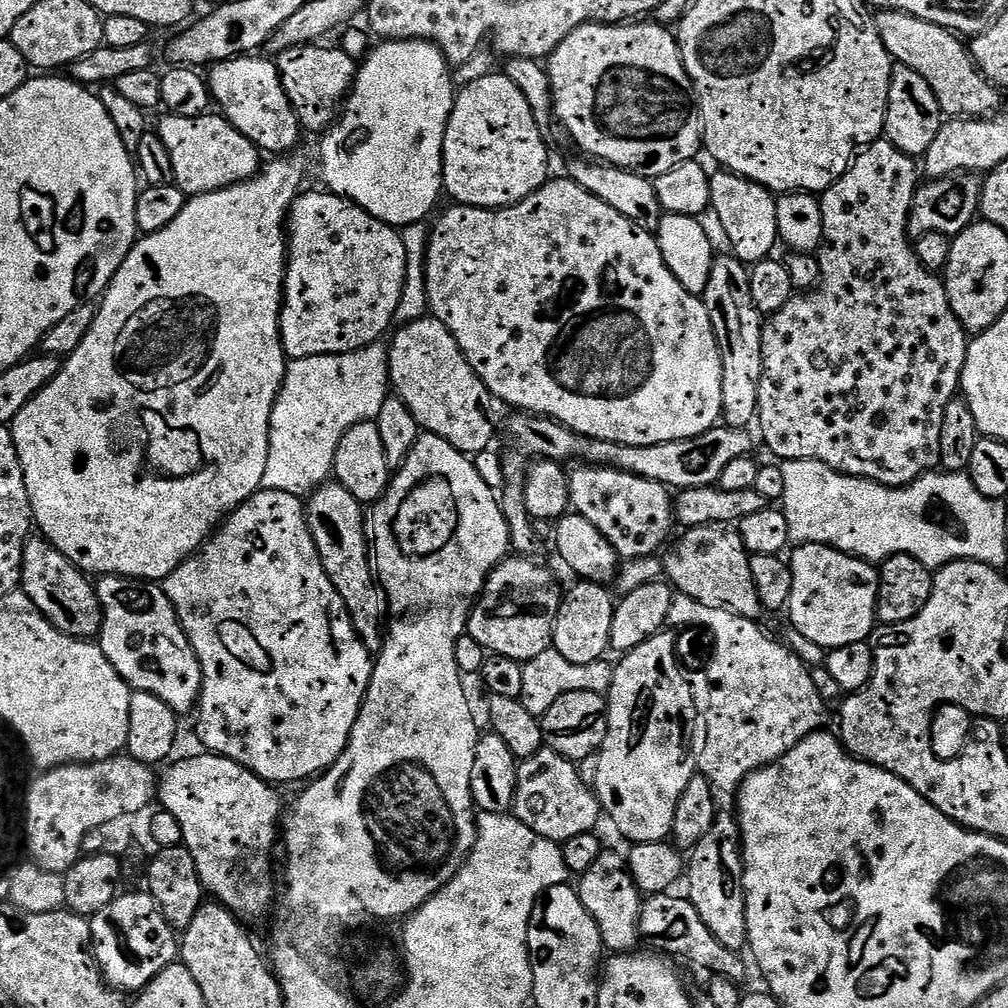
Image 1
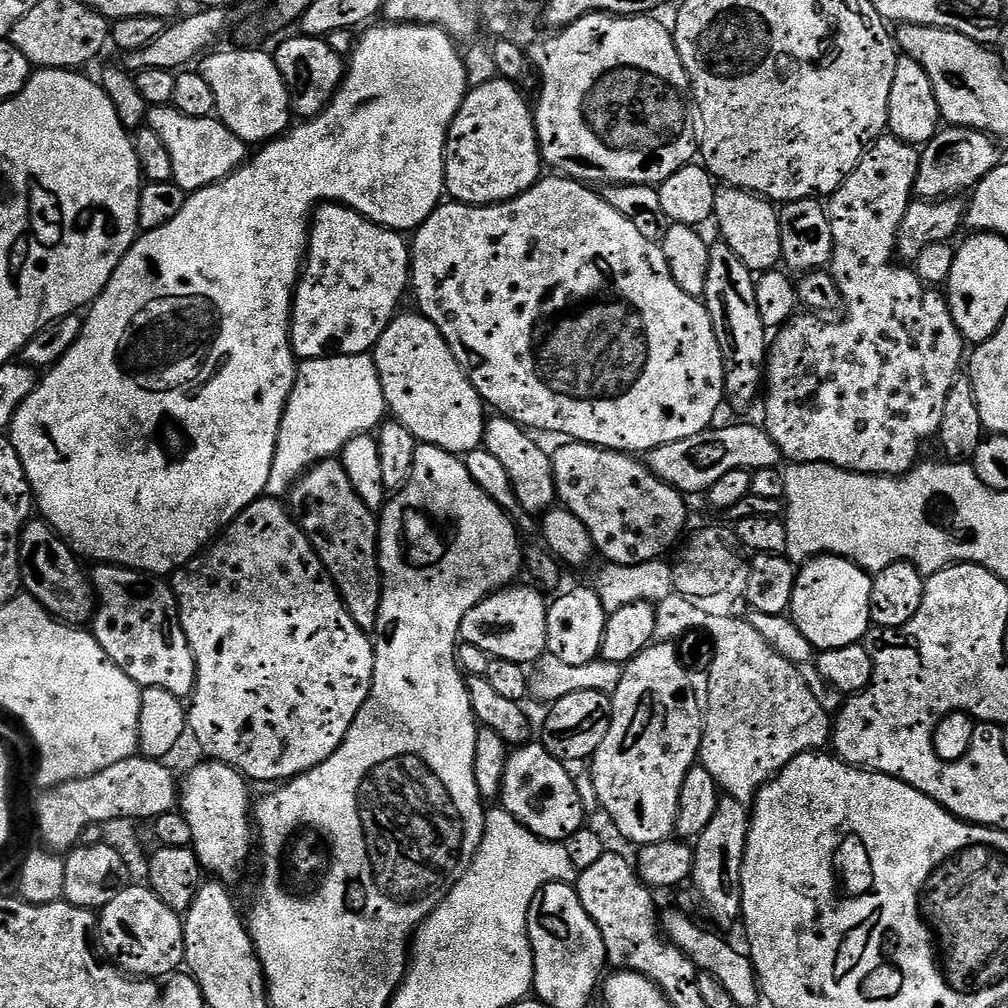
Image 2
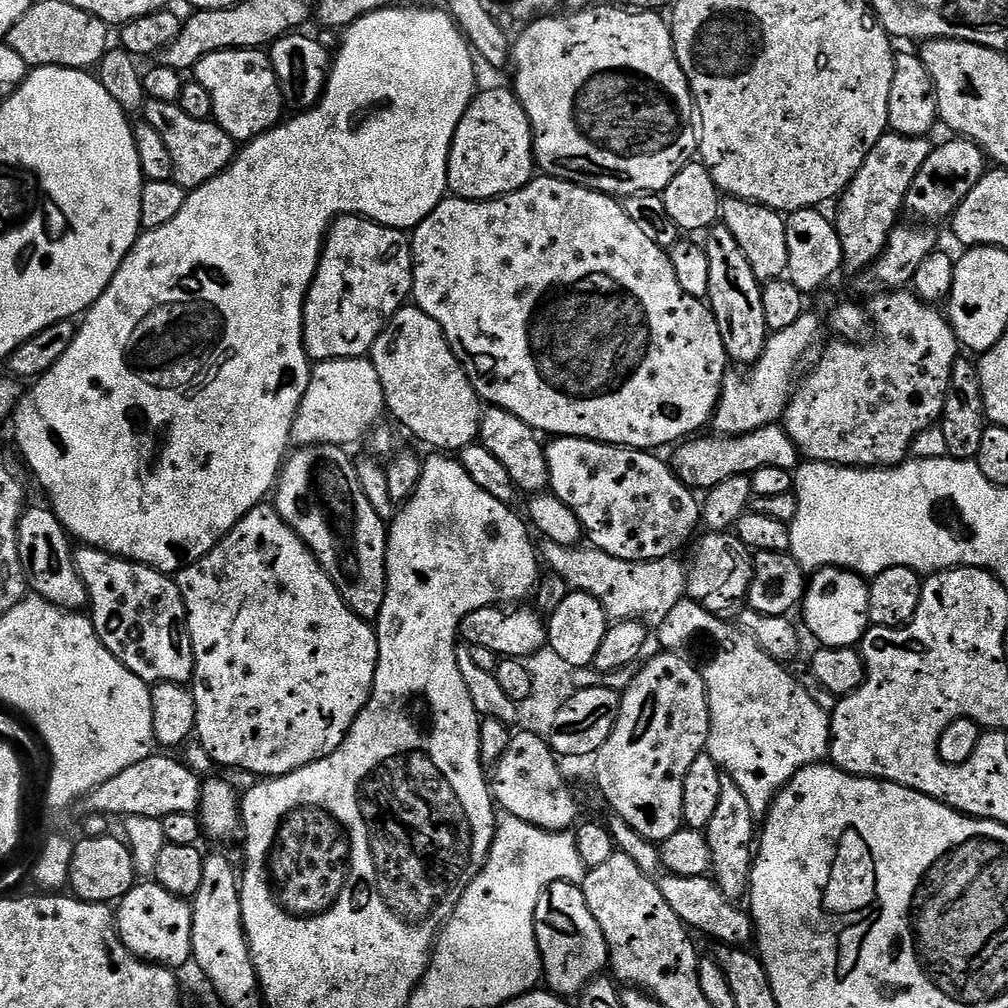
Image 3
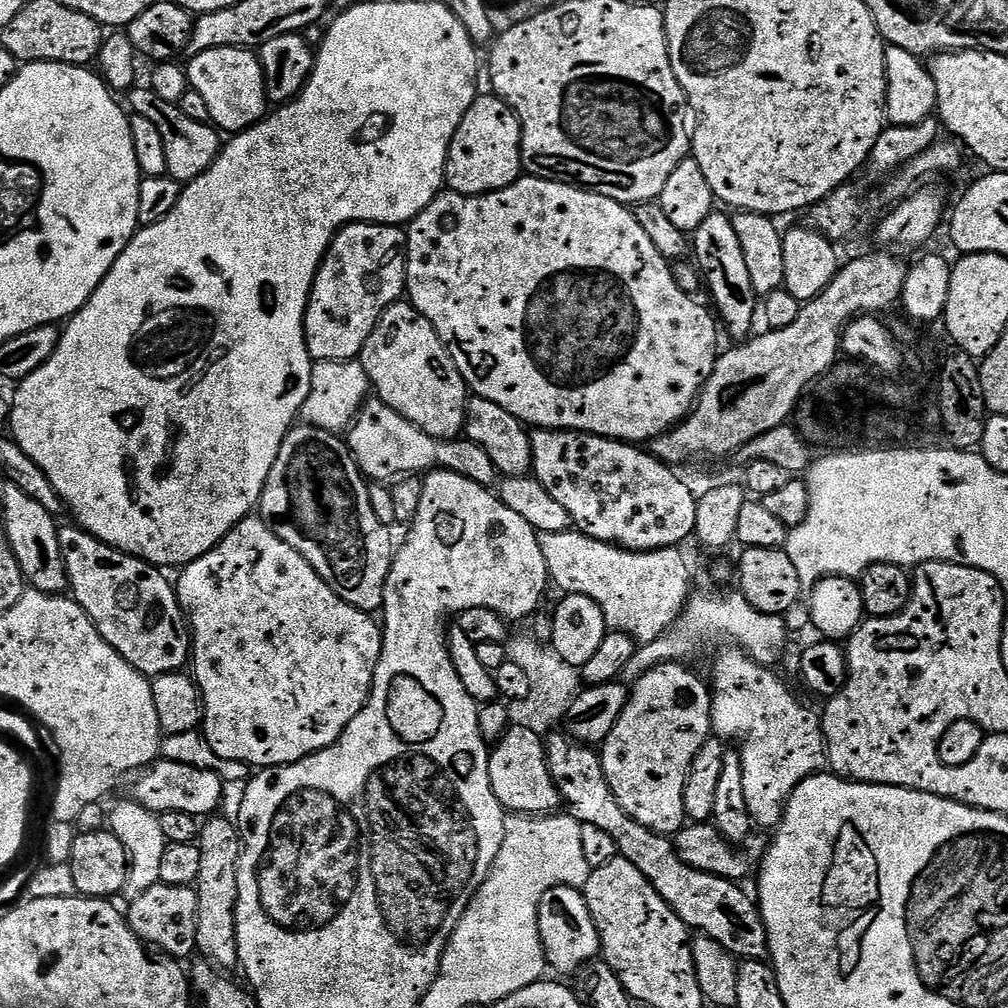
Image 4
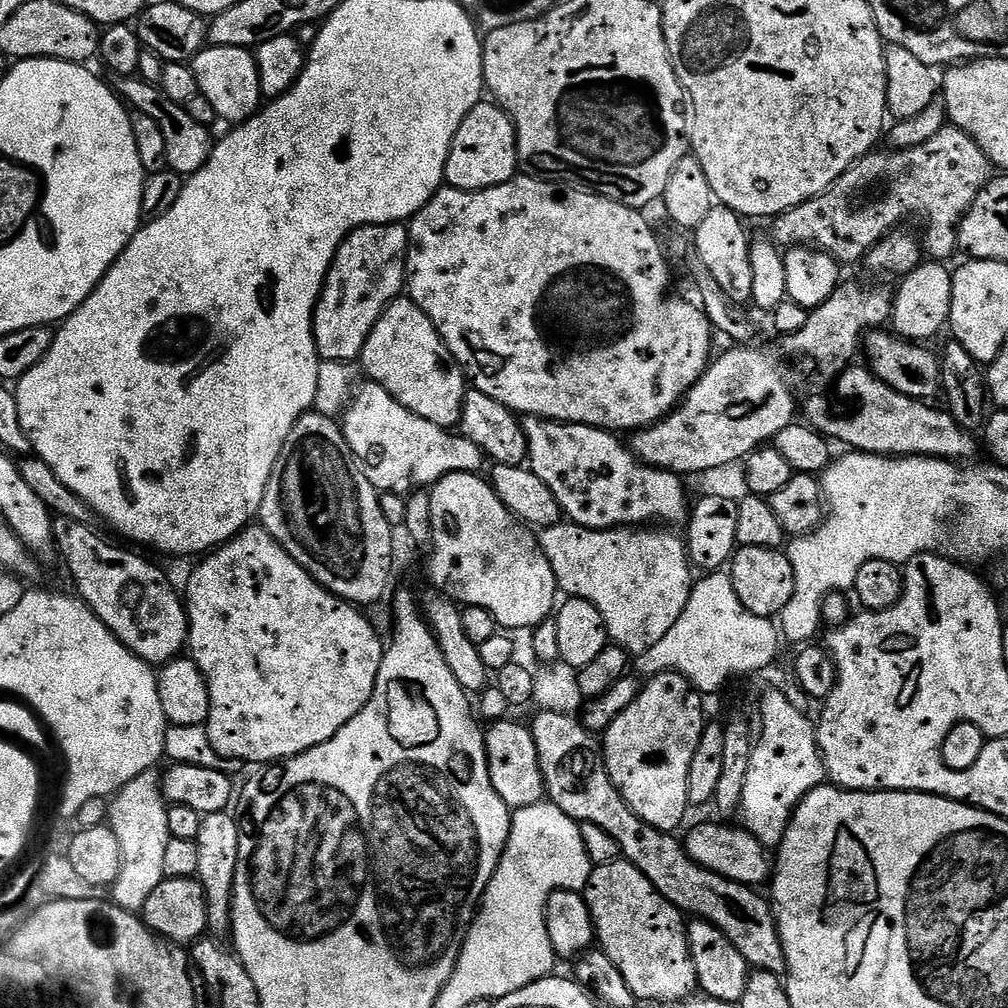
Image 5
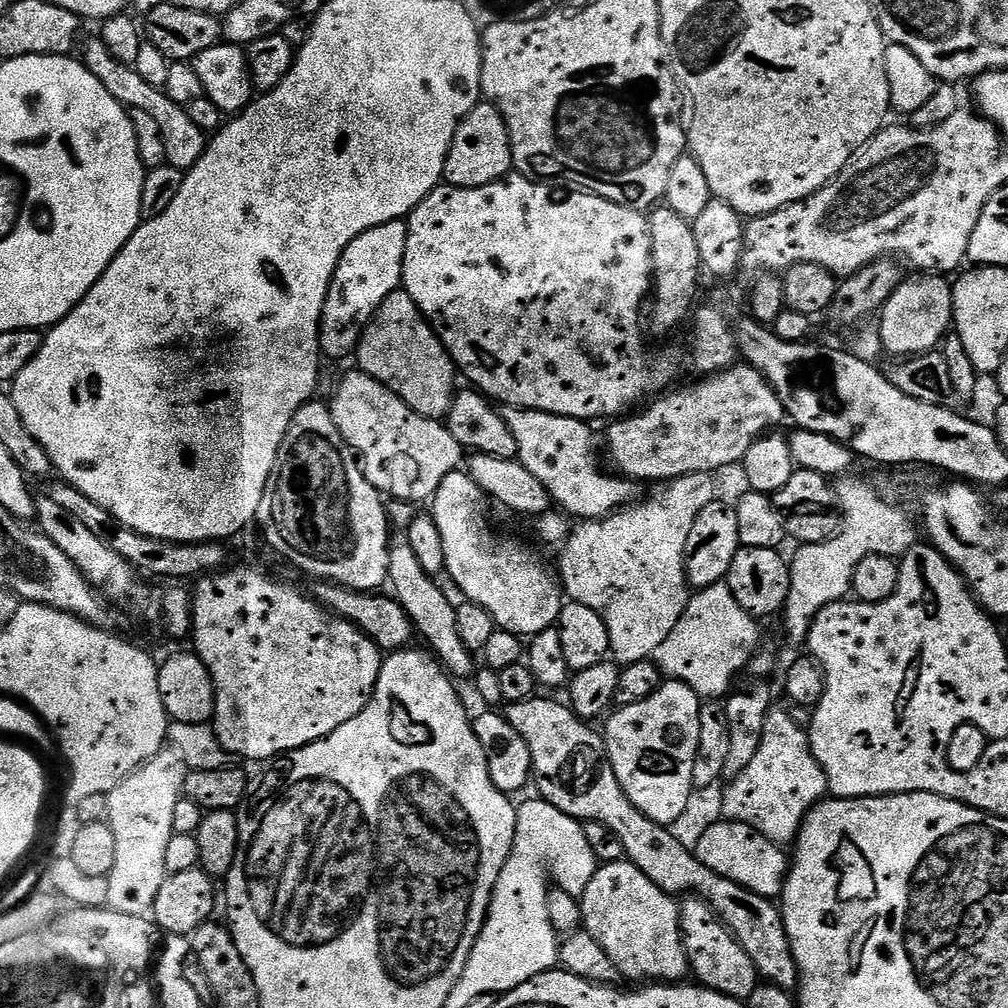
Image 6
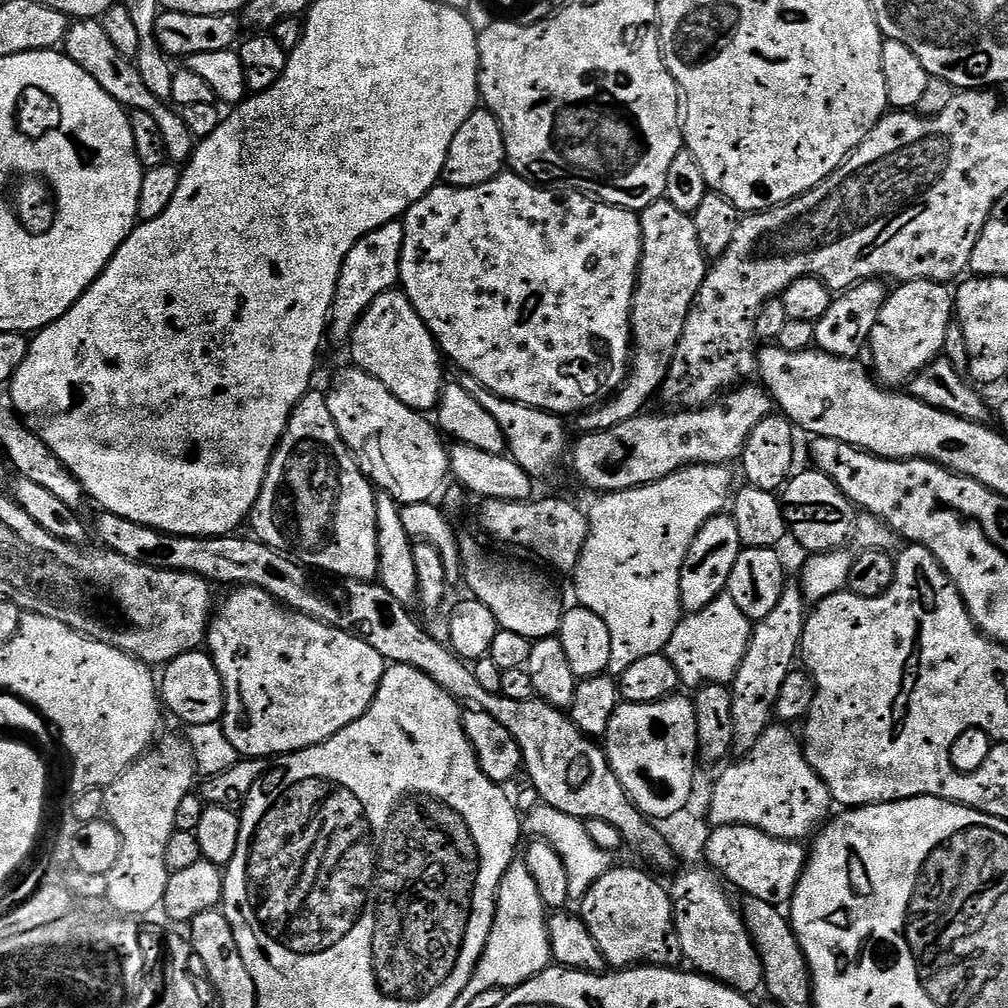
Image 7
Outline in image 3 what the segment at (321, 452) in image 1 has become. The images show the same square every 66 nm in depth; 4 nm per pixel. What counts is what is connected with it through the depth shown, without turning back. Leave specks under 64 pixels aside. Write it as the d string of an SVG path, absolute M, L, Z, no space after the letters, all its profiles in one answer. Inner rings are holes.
M371 359L322 360L313 367L310 384L306 386L306 394L298 406L292 423L292 440L300 446L349 446L355 440L362 439L364 431L369 427L368 432L377 423L375 420L385 412L384 391Z

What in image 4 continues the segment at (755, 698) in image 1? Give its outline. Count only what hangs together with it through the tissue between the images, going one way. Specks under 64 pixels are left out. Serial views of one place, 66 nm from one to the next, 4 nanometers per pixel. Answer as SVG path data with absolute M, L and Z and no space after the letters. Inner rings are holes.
M743 651L728 652L716 664L716 673L710 679L712 693L712 731L721 741L737 740L742 762L742 786L746 790L746 806L757 829L780 827L784 807L795 790L807 776L825 771L828 754L824 742L824 725L816 716L775 676L771 667L764 667Z

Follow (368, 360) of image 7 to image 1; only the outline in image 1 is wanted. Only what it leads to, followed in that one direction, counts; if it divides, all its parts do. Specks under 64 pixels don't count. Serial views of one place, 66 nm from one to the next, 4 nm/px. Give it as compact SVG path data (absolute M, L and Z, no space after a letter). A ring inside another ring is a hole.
M425 318L414 320L410 324L397 327L397 332L391 333L392 341L387 341L388 349L388 378L395 395L410 410L410 414L420 425L424 432L433 432L438 438L450 442L459 452L475 454L483 452L492 443L492 424L484 413L484 396L486 389L484 384L476 376L475 370L466 362L458 342L446 330L441 320Z

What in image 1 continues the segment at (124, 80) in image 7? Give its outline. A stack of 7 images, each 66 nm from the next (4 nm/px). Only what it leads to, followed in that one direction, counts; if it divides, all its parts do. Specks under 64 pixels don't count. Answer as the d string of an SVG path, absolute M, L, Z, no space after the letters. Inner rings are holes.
M164 114L158 125L162 143L174 165L172 183L177 184L185 197L191 198L217 192L252 179L262 167L262 153L246 134L242 134L223 115L174 116Z

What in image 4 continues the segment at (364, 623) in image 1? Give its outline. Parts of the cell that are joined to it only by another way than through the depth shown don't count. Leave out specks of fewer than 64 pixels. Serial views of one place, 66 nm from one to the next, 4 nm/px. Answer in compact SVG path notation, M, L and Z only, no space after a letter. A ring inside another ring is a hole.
M311 426L293 427L292 431L288 433L288 437L282 442L282 450L278 450L278 458L266 478L266 486L260 495L258 512L262 519L274 530L274 534L278 534L278 538L282 538L282 542L294 546L294 550L298 550L298 554L302 554L302 558L306 558L306 562L310 562L310 566L314 566L314 570L317 574L319 574L346 603L363 612L376 614L379 613L384 606L384 587L386 586L386 578L390 574L390 566L392 565L394 555L394 543L392 544L392 536L388 533L391 532L389 525L378 522L378 514L374 514L374 506L370 506L370 494L368 493L370 487L369 481L356 464L356 460L348 444L345 443L343 439L340 439L341 437L337 435L337 433L327 432L321 428Z

